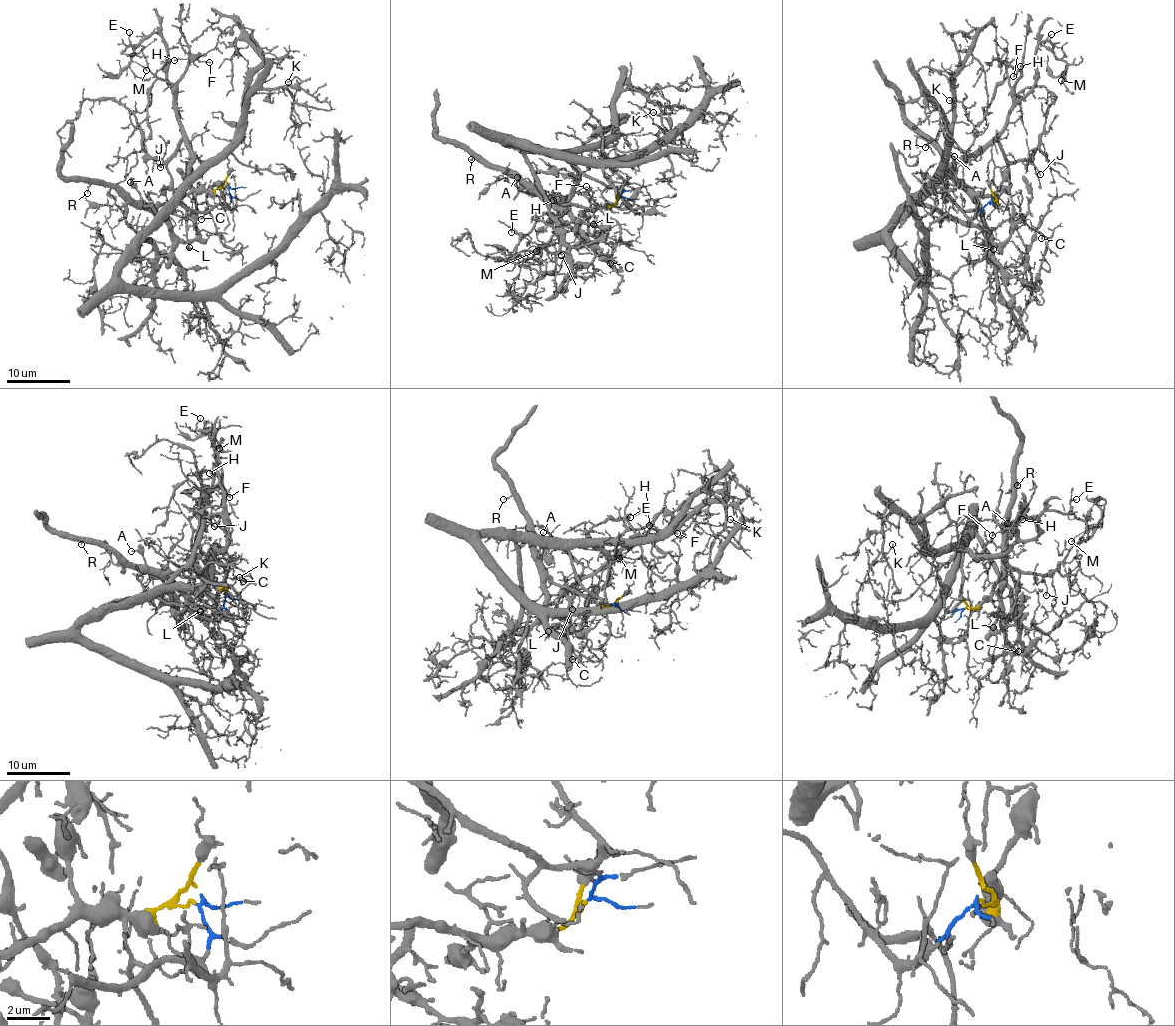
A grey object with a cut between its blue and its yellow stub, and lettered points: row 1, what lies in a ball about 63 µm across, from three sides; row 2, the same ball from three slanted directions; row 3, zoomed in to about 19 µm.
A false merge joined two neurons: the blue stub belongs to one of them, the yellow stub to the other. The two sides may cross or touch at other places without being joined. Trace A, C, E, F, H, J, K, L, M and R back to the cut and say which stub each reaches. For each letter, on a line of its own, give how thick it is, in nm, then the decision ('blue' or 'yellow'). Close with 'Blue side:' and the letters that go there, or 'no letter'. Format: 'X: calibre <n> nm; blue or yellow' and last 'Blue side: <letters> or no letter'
A: calibre 110 nm; yellow
C: calibre 120 nm; yellow
E: calibre 100 nm; blue
F: calibre 130 nm; blue
H: calibre 80 nm; blue
J: calibre 130 nm; blue
K: calibre 120 nm; blue
L: calibre 120 nm; yellow
M: calibre 120 nm; blue
R: calibre 90 nm; yellow
Blue side: E, F, H, J, K, M

